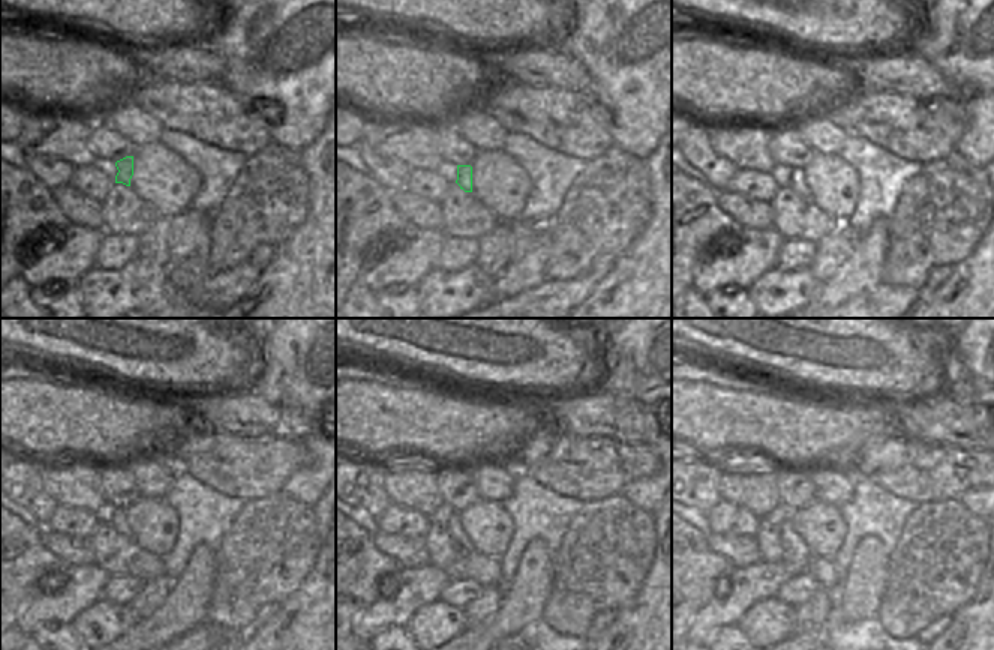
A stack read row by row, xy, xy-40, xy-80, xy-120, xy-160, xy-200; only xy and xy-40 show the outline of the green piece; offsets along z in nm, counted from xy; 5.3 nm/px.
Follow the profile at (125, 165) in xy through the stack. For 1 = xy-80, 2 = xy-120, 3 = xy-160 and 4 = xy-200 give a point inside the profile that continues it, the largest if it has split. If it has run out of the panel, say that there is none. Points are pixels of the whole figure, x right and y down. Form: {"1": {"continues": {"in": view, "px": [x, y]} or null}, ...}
{"1": {"continues": {"in": "xy-80", "px": [798, 179]}}, "2": {"continues": {"in": "xy-120", "px": [119, 523]}}, "3": {"continues": {"in": "xy-160", "px": [455, 527]}}, "4": {"continues": {"in": "xy-200", "px": [759, 581]}}}

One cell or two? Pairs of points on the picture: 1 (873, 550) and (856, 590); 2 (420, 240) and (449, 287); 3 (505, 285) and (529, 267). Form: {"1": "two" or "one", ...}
{"1": "one", "2": "two", "3": "one"}

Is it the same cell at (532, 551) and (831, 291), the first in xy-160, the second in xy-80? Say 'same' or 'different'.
same

